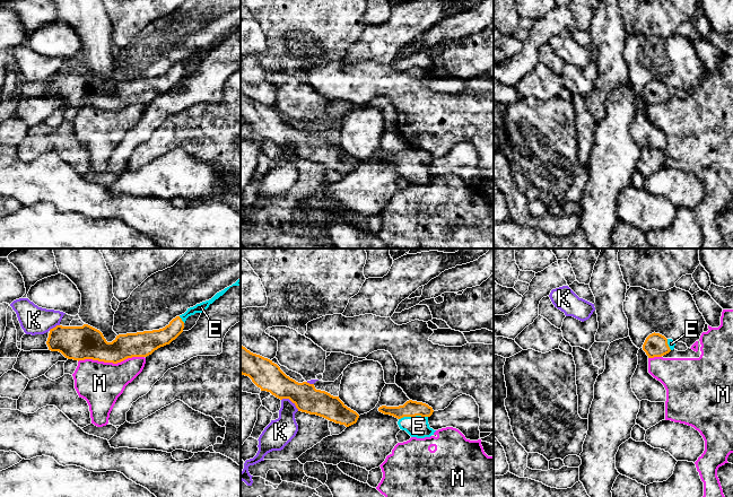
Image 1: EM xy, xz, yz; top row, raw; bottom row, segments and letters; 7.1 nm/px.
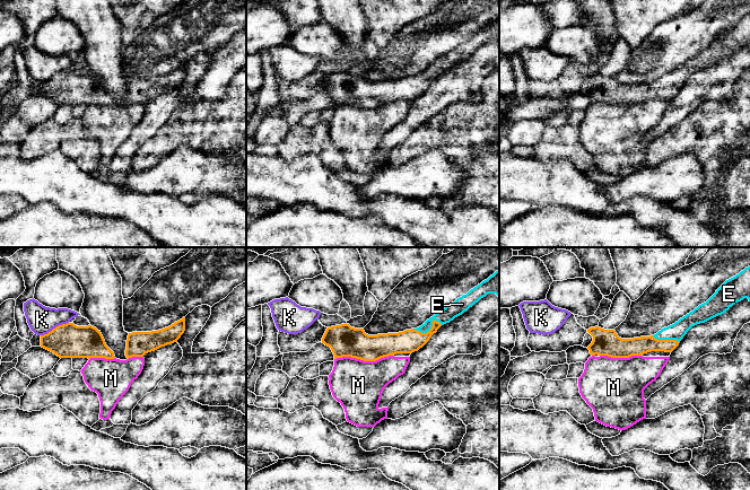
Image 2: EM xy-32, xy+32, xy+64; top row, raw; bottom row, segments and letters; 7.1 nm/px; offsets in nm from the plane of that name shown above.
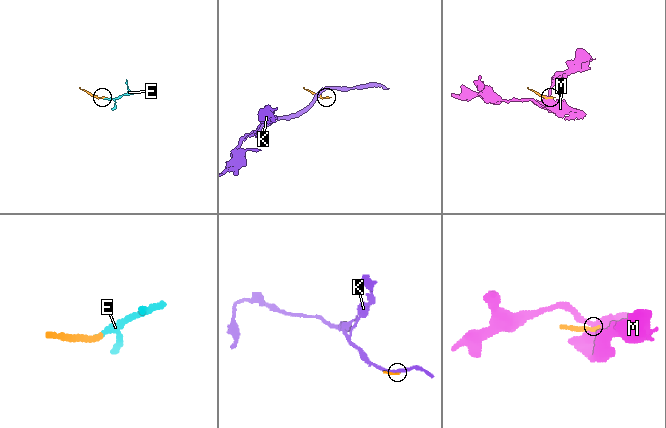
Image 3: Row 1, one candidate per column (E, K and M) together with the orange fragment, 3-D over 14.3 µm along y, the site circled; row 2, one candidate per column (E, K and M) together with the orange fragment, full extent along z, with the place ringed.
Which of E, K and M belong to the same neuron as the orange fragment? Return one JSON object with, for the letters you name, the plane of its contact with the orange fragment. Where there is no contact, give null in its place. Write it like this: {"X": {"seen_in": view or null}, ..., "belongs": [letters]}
{"E": {"seen_in": "xz"}, "belongs": ["E"]}

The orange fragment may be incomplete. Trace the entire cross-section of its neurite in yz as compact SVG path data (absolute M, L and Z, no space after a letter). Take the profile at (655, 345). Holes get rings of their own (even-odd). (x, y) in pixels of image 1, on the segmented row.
M654 332L646 338L643 345L643 350L646 352L648 358L654 358L669 354L674 349L674 346L675 341L666 339L664 335Z

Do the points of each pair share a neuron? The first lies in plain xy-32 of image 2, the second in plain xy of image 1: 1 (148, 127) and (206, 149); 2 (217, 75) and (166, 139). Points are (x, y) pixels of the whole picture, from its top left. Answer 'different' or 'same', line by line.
1: different
2: different

